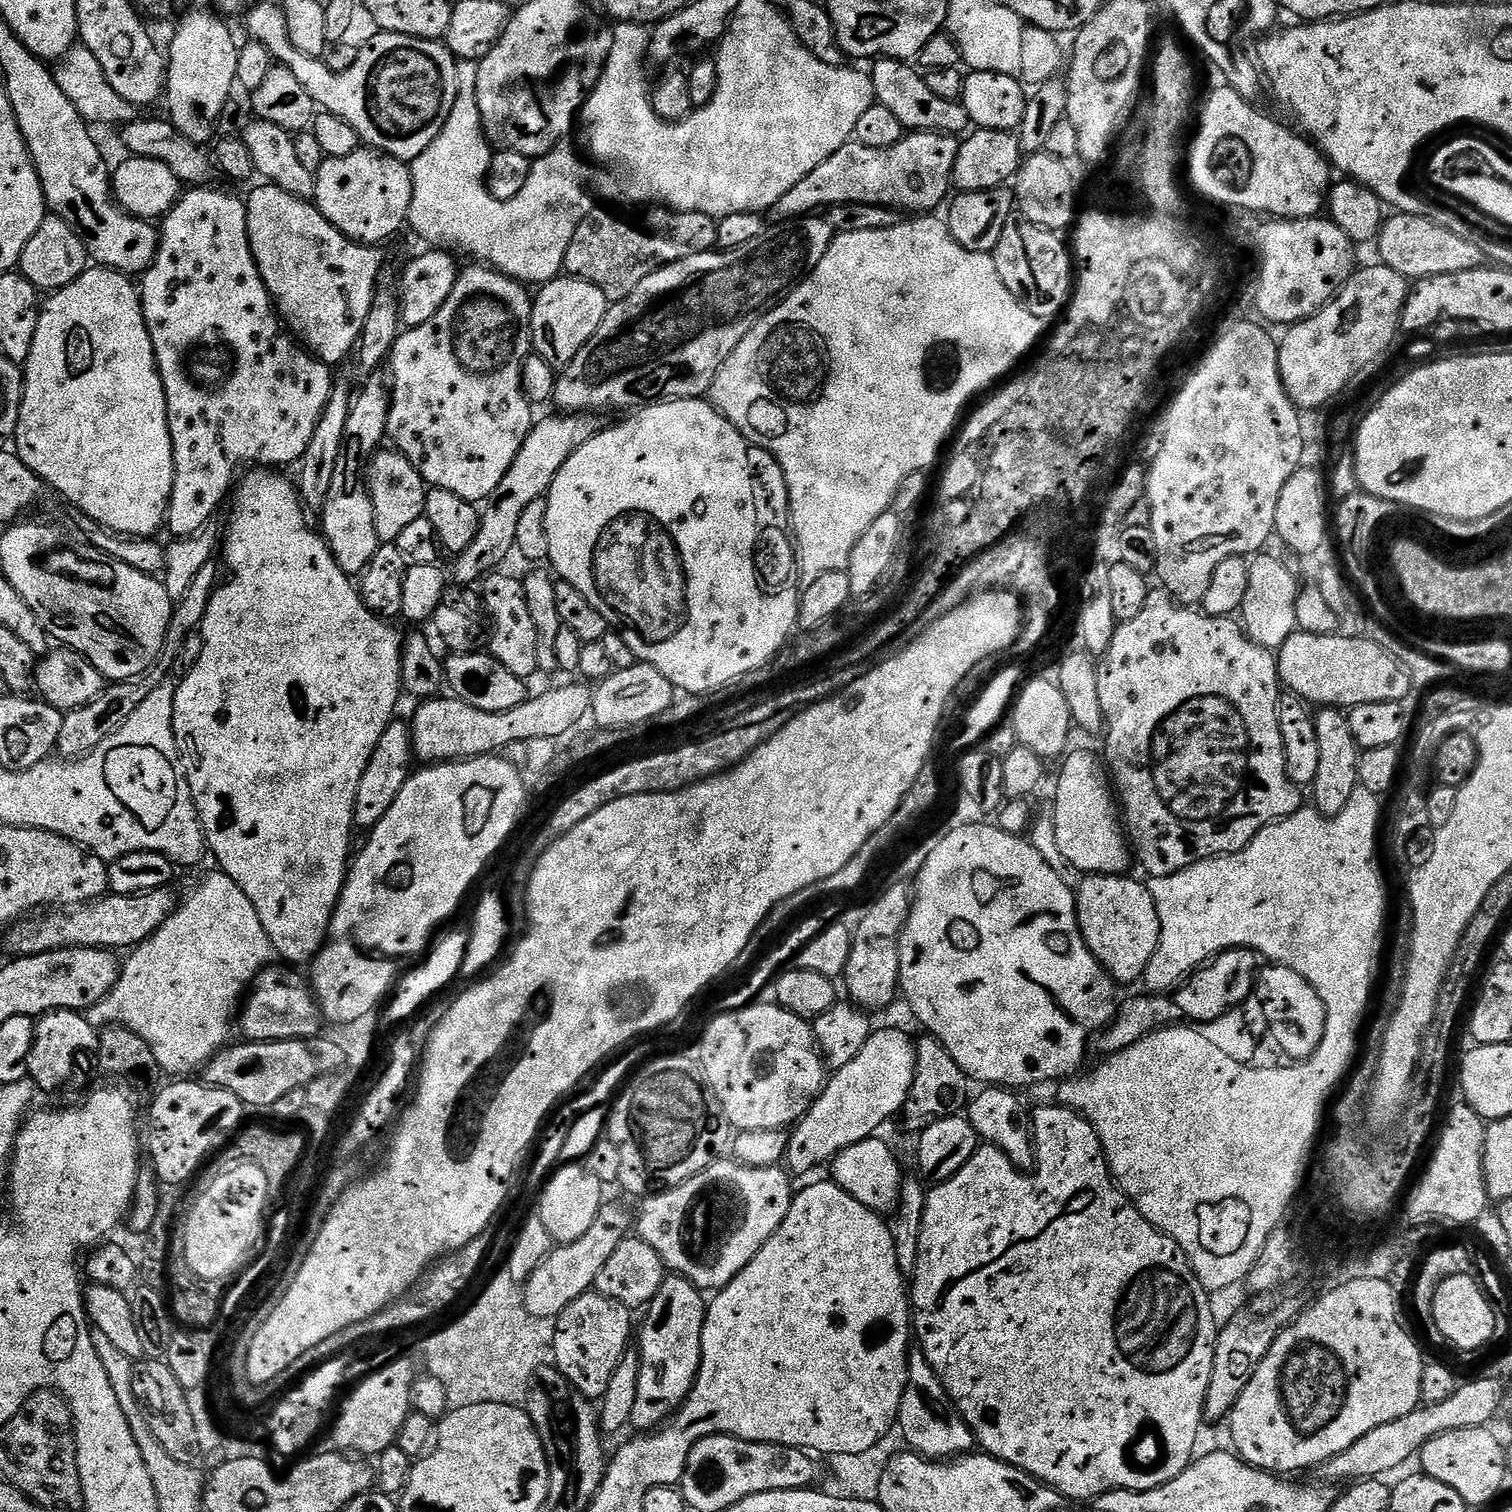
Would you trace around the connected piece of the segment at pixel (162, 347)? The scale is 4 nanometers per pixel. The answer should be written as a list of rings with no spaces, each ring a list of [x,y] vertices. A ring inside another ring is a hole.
[[[196,186],[185,191],[168,215],[163,217],[158,228],[160,245],[156,257],[148,271],[143,273],[144,285],[141,283],[138,288],[140,305],[144,307],[144,321],[154,346],[156,365],[160,371],[168,407],[168,429],[172,435],[174,454],[174,482],[172,497],[168,499],[166,528],[176,536],[192,536],[195,532],[202,531],[207,526],[208,519],[219,510],[220,503],[223,500],[225,503],[229,499],[238,477],[245,470],[253,466],[259,466],[264,470],[276,470],[281,467],[279,464],[295,465],[299,462],[306,454],[306,446],[310,446],[310,438],[314,434],[314,426],[318,426],[318,418],[322,418],[322,410],[326,410],[326,402],[330,398],[330,390],[334,383],[333,369],[301,347],[282,327],[282,321],[274,311],[272,295],[262,282],[260,271],[254,262],[254,254],[250,250],[250,238],[246,230],[247,203],[241,197],[239,200],[234,193],[223,192],[216,187]]]

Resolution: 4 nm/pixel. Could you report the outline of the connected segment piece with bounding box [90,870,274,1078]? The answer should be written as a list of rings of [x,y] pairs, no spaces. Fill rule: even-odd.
[[[213,870],[209,876],[204,876],[192,889],[188,892],[188,897],[179,901],[178,907],[170,918],[166,918],[166,922],[159,930],[141,944],[136,945],[127,953],[128,961],[123,961],[120,968],[120,976],[116,979],[116,984],[106,994],[106,998],[102,998],[97,1007],[91,1009],[90,1019],[99,1029],[107,1028],[110,1024],[121,1024],[123,1028],[134,1030],[134,1034],[138,1034],[138,1038],[142,1038],[142,1042],[146,1042],[146,1046],[150,1046],[150,1050],[156,1059],[156,1067],[161,1073],[169,1072],[169,1077],[180,1078],[185,1074],[192,1074],[195,1070],[203,1069],[204,1065],[216,1055],[217,1052],[229,1047],[230,1041],[233,1039],[232,1028],[234,1032],[234,1021],[238,1016],[238,1009],[242,1004],[242,997],[249,991],[250,985],[265,968],[273,963],[274,953],[272,951],[272,943],[266,934],[266,930],[262,930],[262,922],[258,918],[258,910],[254,910],[254,902],[250,902],[250,898],[246,898],[246,894],[242,894],[242,890],[234,881],[227,876],[225,872]]]

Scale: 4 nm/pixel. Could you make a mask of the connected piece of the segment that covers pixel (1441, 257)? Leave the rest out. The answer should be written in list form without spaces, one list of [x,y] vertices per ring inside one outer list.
[[[1396,212],[1389,215],[1380,225],[1380,234],[1374,241],[1374,248],[1380,251],[1379,263],[1398,270],[1398,274],[1407,276],[1409,281],[1425,280],[1442,274],[1462,274],[1462,270],[1483,268],[1486,257],[1474,242],[1466,242],[1458,234],[1450,234],[1446,226],[1430,222],[1430,218],[1415,216],[1409,212]]]

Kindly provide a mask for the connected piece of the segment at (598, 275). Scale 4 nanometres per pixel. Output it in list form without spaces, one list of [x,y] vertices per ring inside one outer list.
[[[594,210],[574,230],[574,238],[564,255],[564,272],[570,276],[576,276],[579,280],[594,282],[602,294],[610,302],[626,298],[657,268],[678,262],[682,258],[690,258],[694,254],[713,251],[716,243],[716,220],[701,212],[674,212],[671,210],[648,210],[641,220],[623,220],[612,212],[600,212]]]

